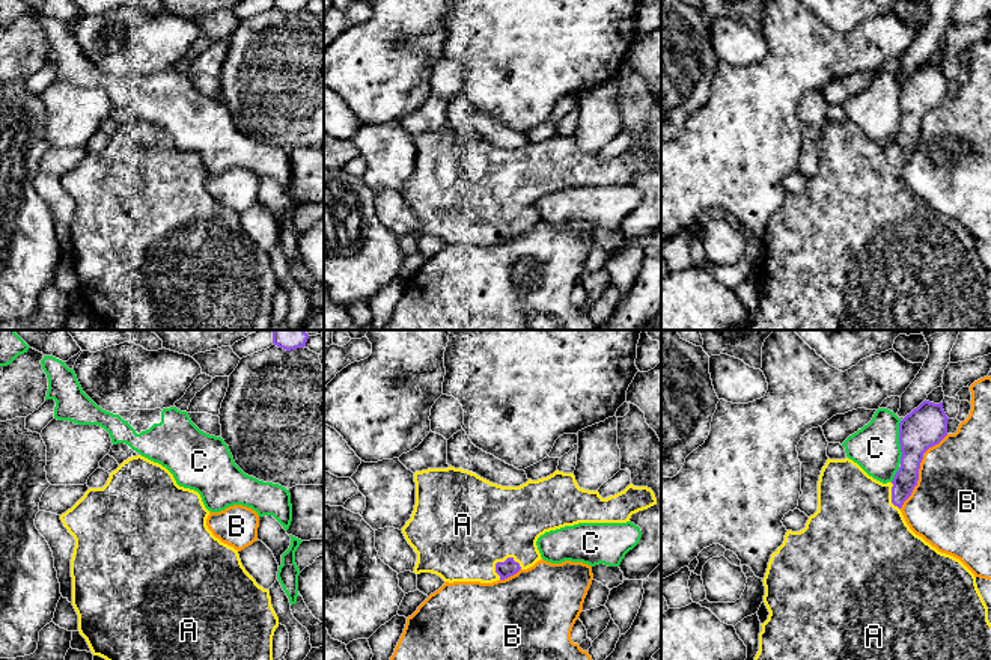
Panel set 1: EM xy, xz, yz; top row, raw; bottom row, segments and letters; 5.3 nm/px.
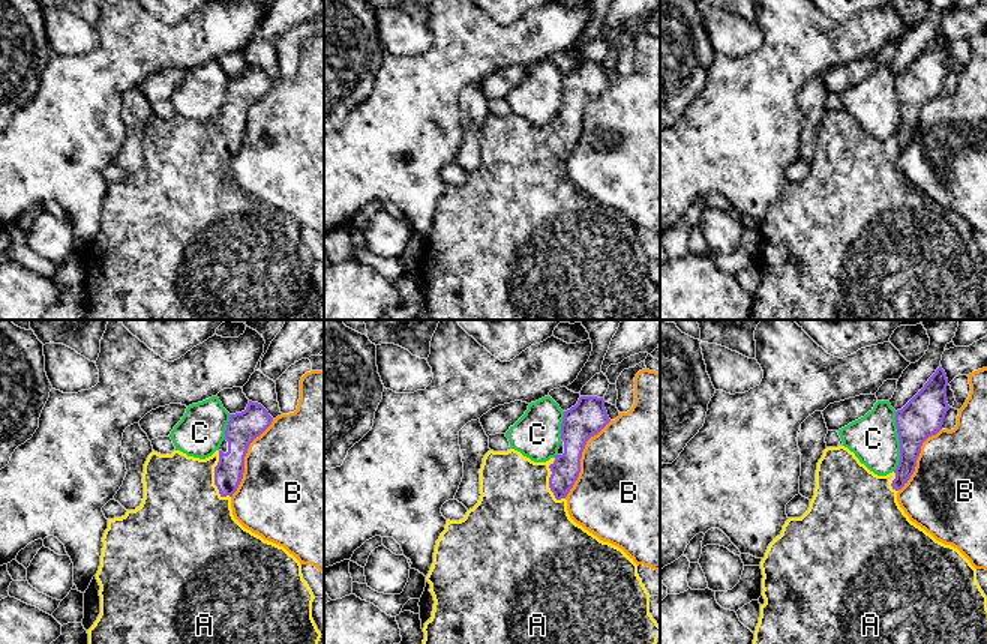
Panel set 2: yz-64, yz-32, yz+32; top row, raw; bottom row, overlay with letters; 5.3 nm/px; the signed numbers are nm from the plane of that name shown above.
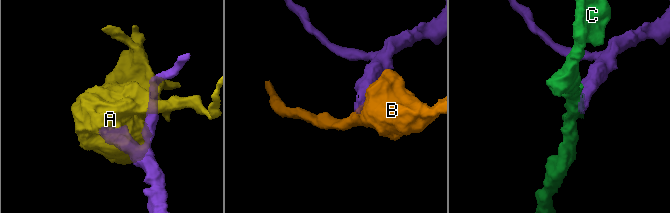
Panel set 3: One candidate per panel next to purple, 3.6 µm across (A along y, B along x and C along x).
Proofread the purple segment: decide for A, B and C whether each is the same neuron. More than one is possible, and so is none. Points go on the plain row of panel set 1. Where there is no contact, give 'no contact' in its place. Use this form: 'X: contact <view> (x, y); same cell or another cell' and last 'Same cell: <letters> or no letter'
A: contact xz (509, 220); same cell
B: contact yz (919, 130); another cell
C: contact yz (899, 104); another cell
Same cell: A

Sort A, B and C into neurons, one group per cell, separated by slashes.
A / B / C

